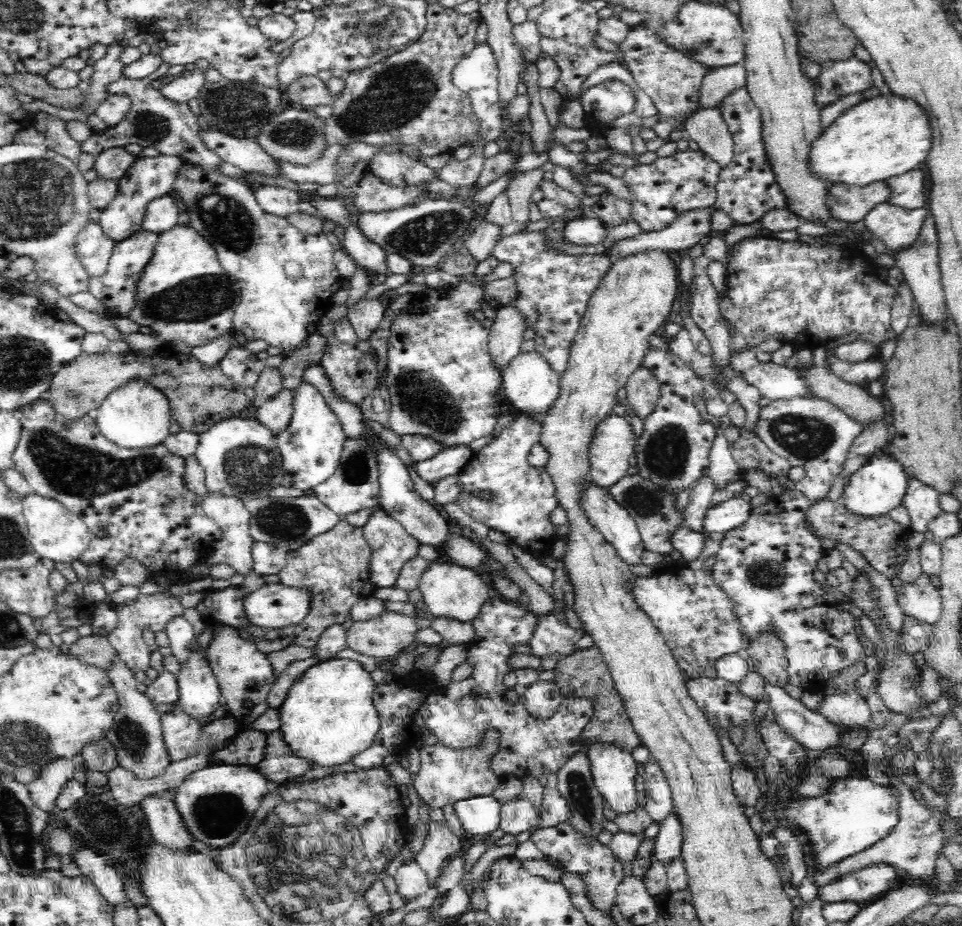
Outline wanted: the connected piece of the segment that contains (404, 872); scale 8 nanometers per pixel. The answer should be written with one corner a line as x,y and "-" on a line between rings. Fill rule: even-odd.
414,859
403,862
393,877
394,890
404,896
407,903
424,894
431,884
426,871

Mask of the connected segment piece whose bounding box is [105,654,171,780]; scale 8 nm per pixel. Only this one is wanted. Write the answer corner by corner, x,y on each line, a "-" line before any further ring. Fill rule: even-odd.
118,654
114,656
106,673
118,692
119,709
115,714
114,724
105,738
115,746
119,766
129,770
140,780
148,780
148,778
162,774
162,770
170,764
171,760
163,746
162,721
158,707
144,694
140,683
136,682
134,672
126,666

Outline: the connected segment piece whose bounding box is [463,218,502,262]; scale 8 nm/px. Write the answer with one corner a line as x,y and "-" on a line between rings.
484,218
472,233
466,235
463,244
476,262
490,258
490,252
493,250
495,243
498,242
501,229
502,227
486,221
486,218

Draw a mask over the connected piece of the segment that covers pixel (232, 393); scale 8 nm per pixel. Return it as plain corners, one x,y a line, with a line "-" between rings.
103,353
80,354
73,362
64,365
51,378
50,388
43,398
50,401
51,408
66,420
93,414
113,390
120,389
130,381
144,379
166,396
170,405
170,418
182,429
202,433
212,423
238,417
249,406
243,387
238,387
218,366
199,362
191,354
176,353
174,356
148,358
150,353

